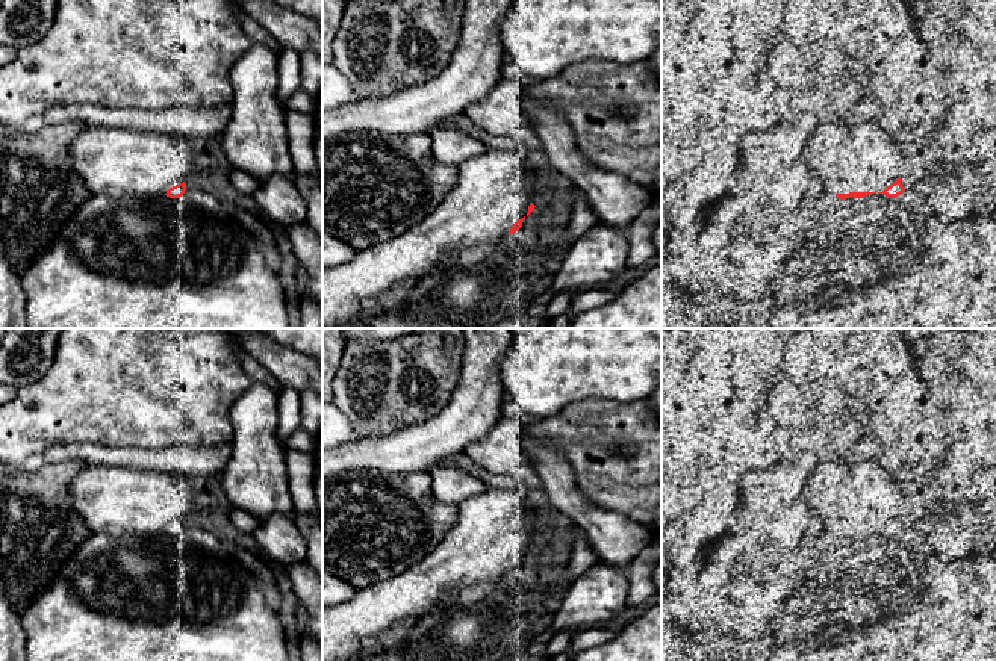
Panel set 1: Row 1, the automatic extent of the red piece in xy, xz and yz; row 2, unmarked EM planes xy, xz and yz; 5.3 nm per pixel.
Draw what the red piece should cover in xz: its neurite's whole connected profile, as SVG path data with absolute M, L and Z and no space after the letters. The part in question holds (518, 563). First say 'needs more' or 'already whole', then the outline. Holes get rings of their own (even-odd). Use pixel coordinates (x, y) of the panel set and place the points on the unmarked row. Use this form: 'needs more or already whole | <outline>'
needs more | M487 489L484 493L463 501L459 504L459 517L454 526L419 563L398 576L356 588L354 596L347 602L322 608L322 661L362 661L365 653L362 643L366 638L380 637L406 619L425 617L439 608L451 605L463 588L483 587L487 590L500 584L522 566L524 558L531 551L543 546L549 534L543 528L543 519L548 511L548 507L533 504L513 489Z

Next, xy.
needs more | M86 466L70 483L74 511L91 534L151 537L185 532L195 490L191 478L121 466Z

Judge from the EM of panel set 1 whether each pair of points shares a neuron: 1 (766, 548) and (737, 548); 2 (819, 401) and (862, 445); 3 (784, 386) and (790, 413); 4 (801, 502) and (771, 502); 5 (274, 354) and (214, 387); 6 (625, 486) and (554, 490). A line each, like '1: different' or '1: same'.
1: same
2: same
3: same
4: same
5: different
6: different

